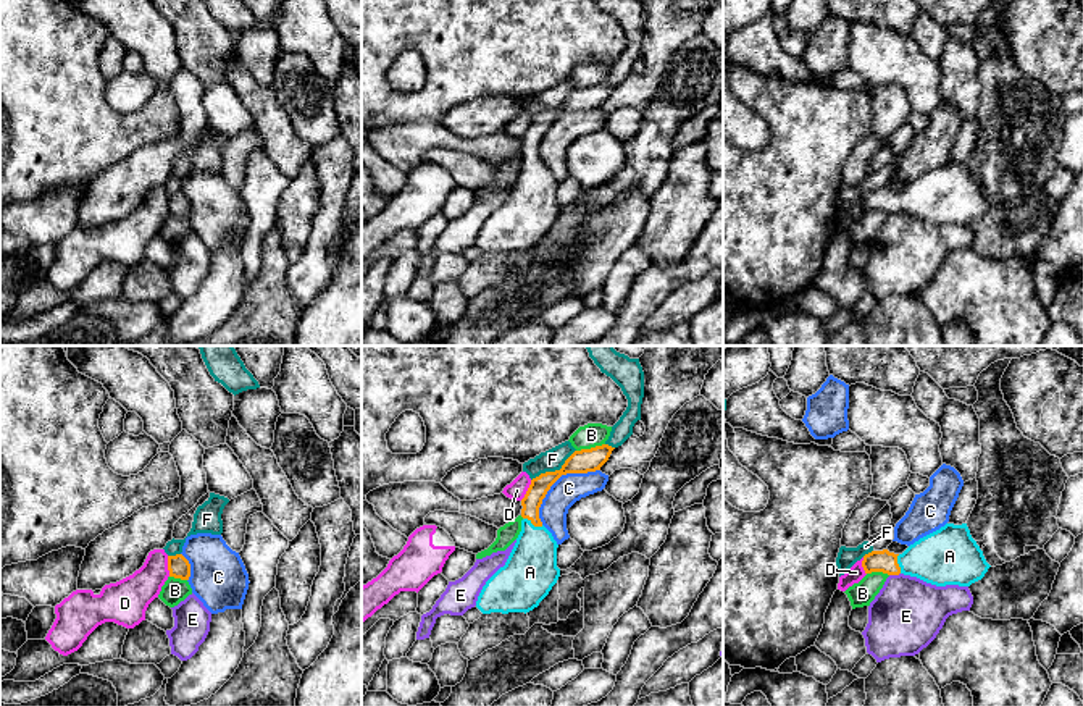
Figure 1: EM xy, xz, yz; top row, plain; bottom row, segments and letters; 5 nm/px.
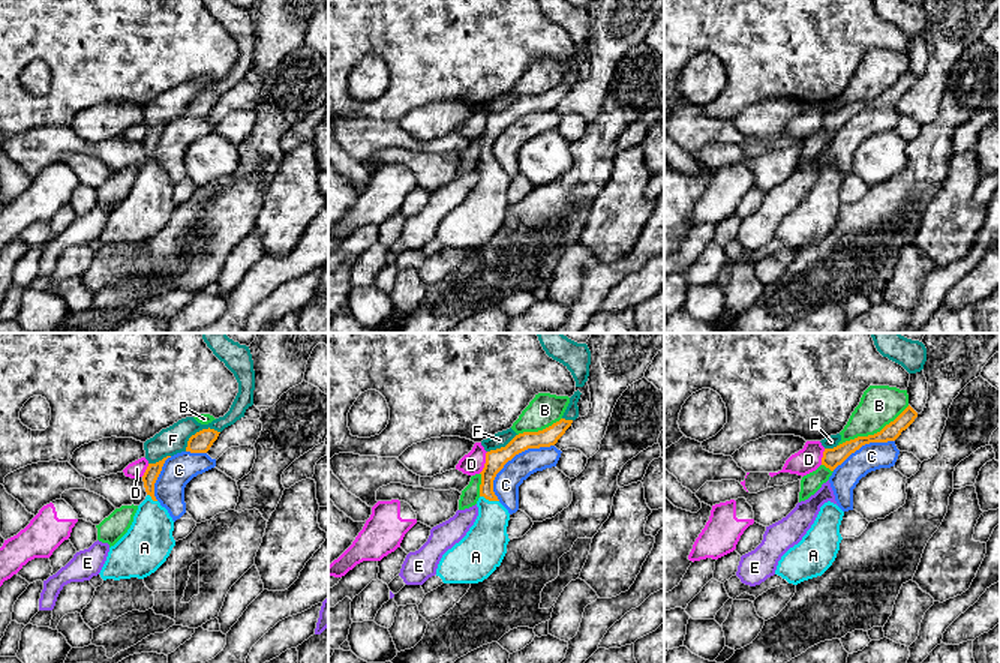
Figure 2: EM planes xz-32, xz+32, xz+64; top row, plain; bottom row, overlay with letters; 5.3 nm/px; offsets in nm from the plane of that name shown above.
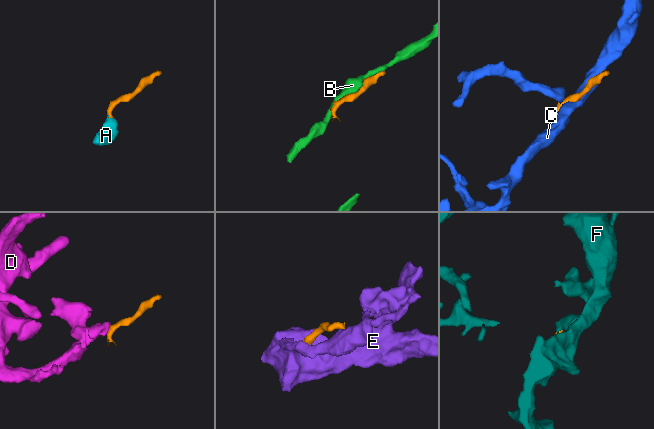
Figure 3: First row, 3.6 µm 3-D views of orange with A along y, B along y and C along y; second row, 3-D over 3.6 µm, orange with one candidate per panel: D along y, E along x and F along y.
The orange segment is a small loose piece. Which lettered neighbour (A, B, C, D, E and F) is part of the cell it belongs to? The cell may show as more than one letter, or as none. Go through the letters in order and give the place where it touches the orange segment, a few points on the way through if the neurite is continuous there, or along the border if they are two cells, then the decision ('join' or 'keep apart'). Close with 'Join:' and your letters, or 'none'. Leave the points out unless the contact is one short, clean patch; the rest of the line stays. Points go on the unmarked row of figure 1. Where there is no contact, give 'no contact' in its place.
A: xz (533, 162) | across xz (539, 123), (533, 136), (533, 162), (533, 201), (530, 210) | join
B: xz (591, 86) | keep apart
C: xz (556, 118) | keep apart
D: xy (168, 204) | along xy (167, 194), (170, 214) | keep apart
E: yz (894, 212) | along yz (899, 210), (890, 214) | keep apart
F: xz (556, 109) | keep apart
Join: A

